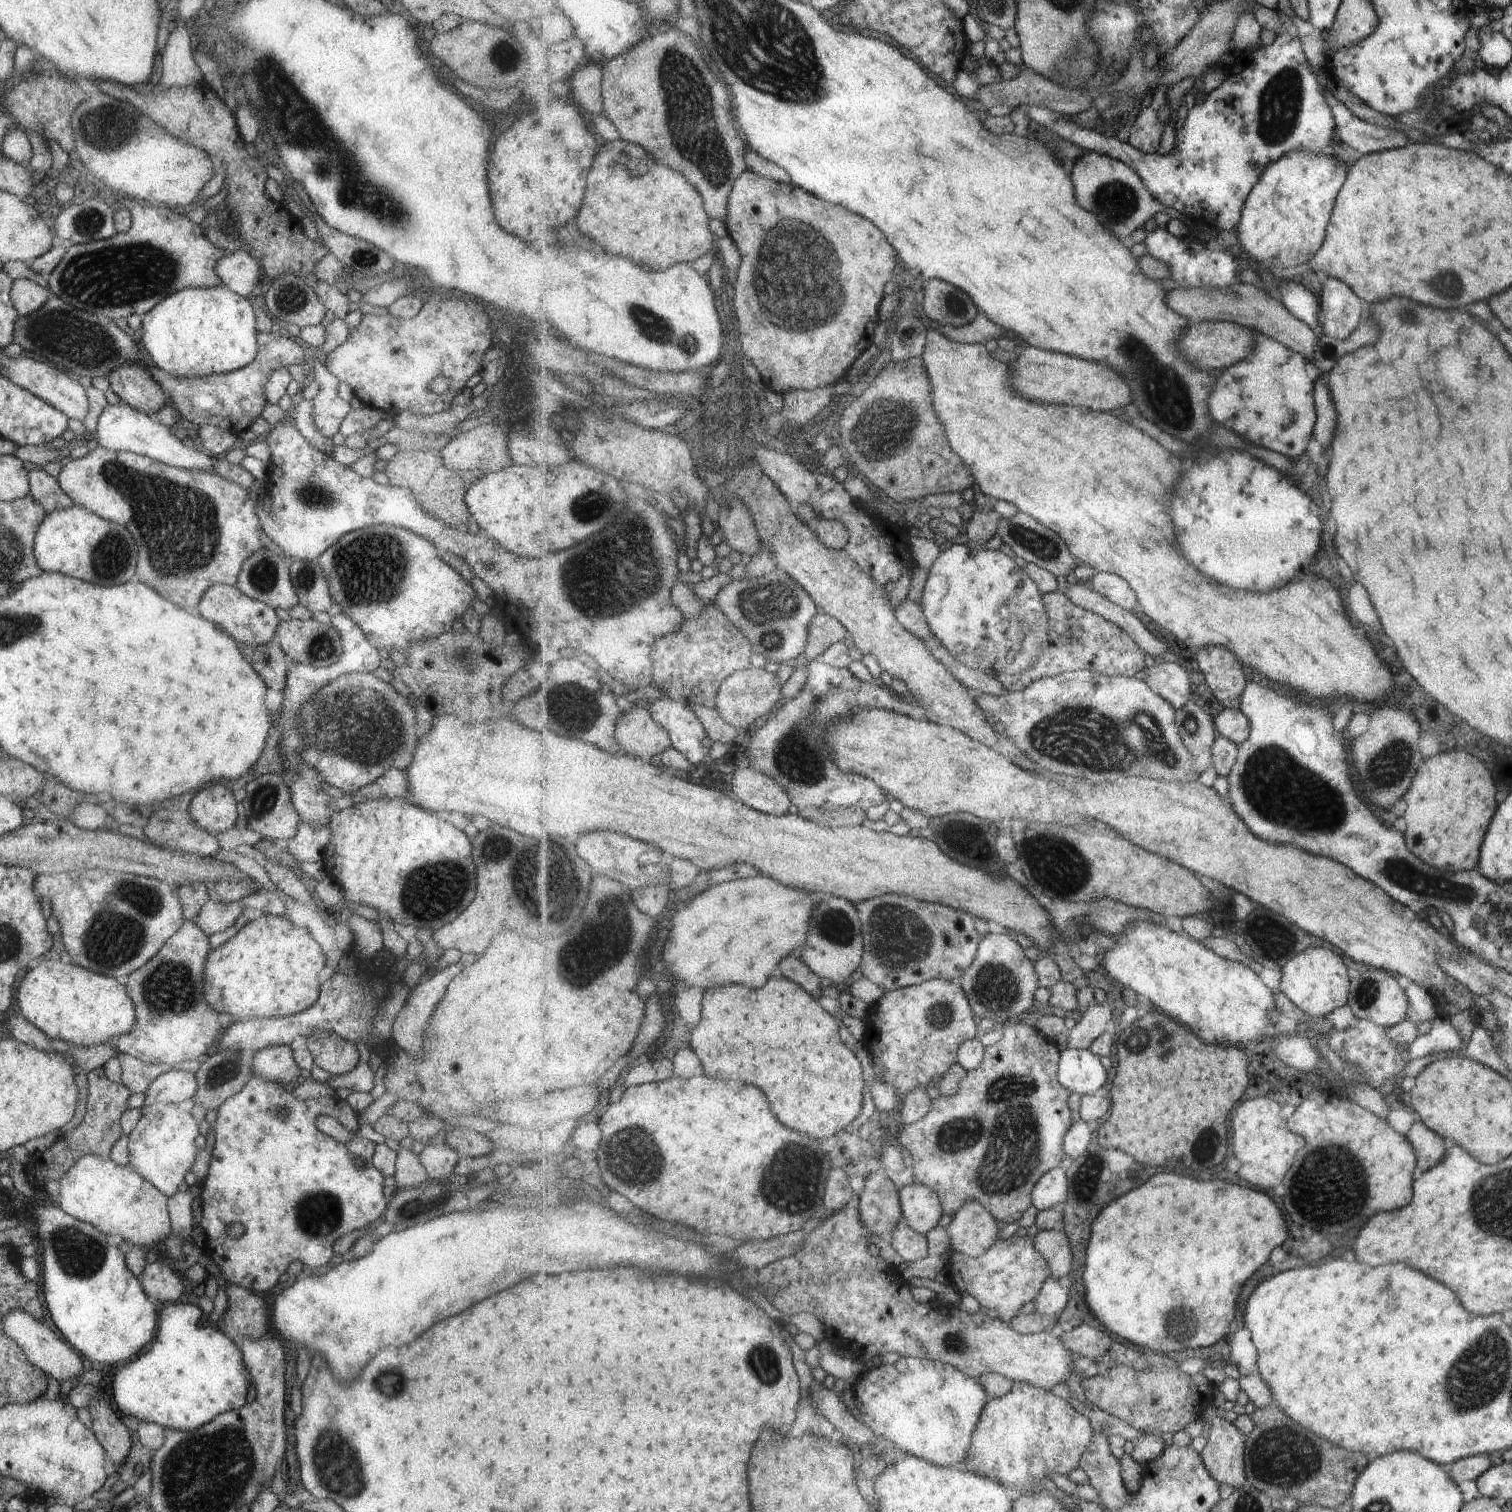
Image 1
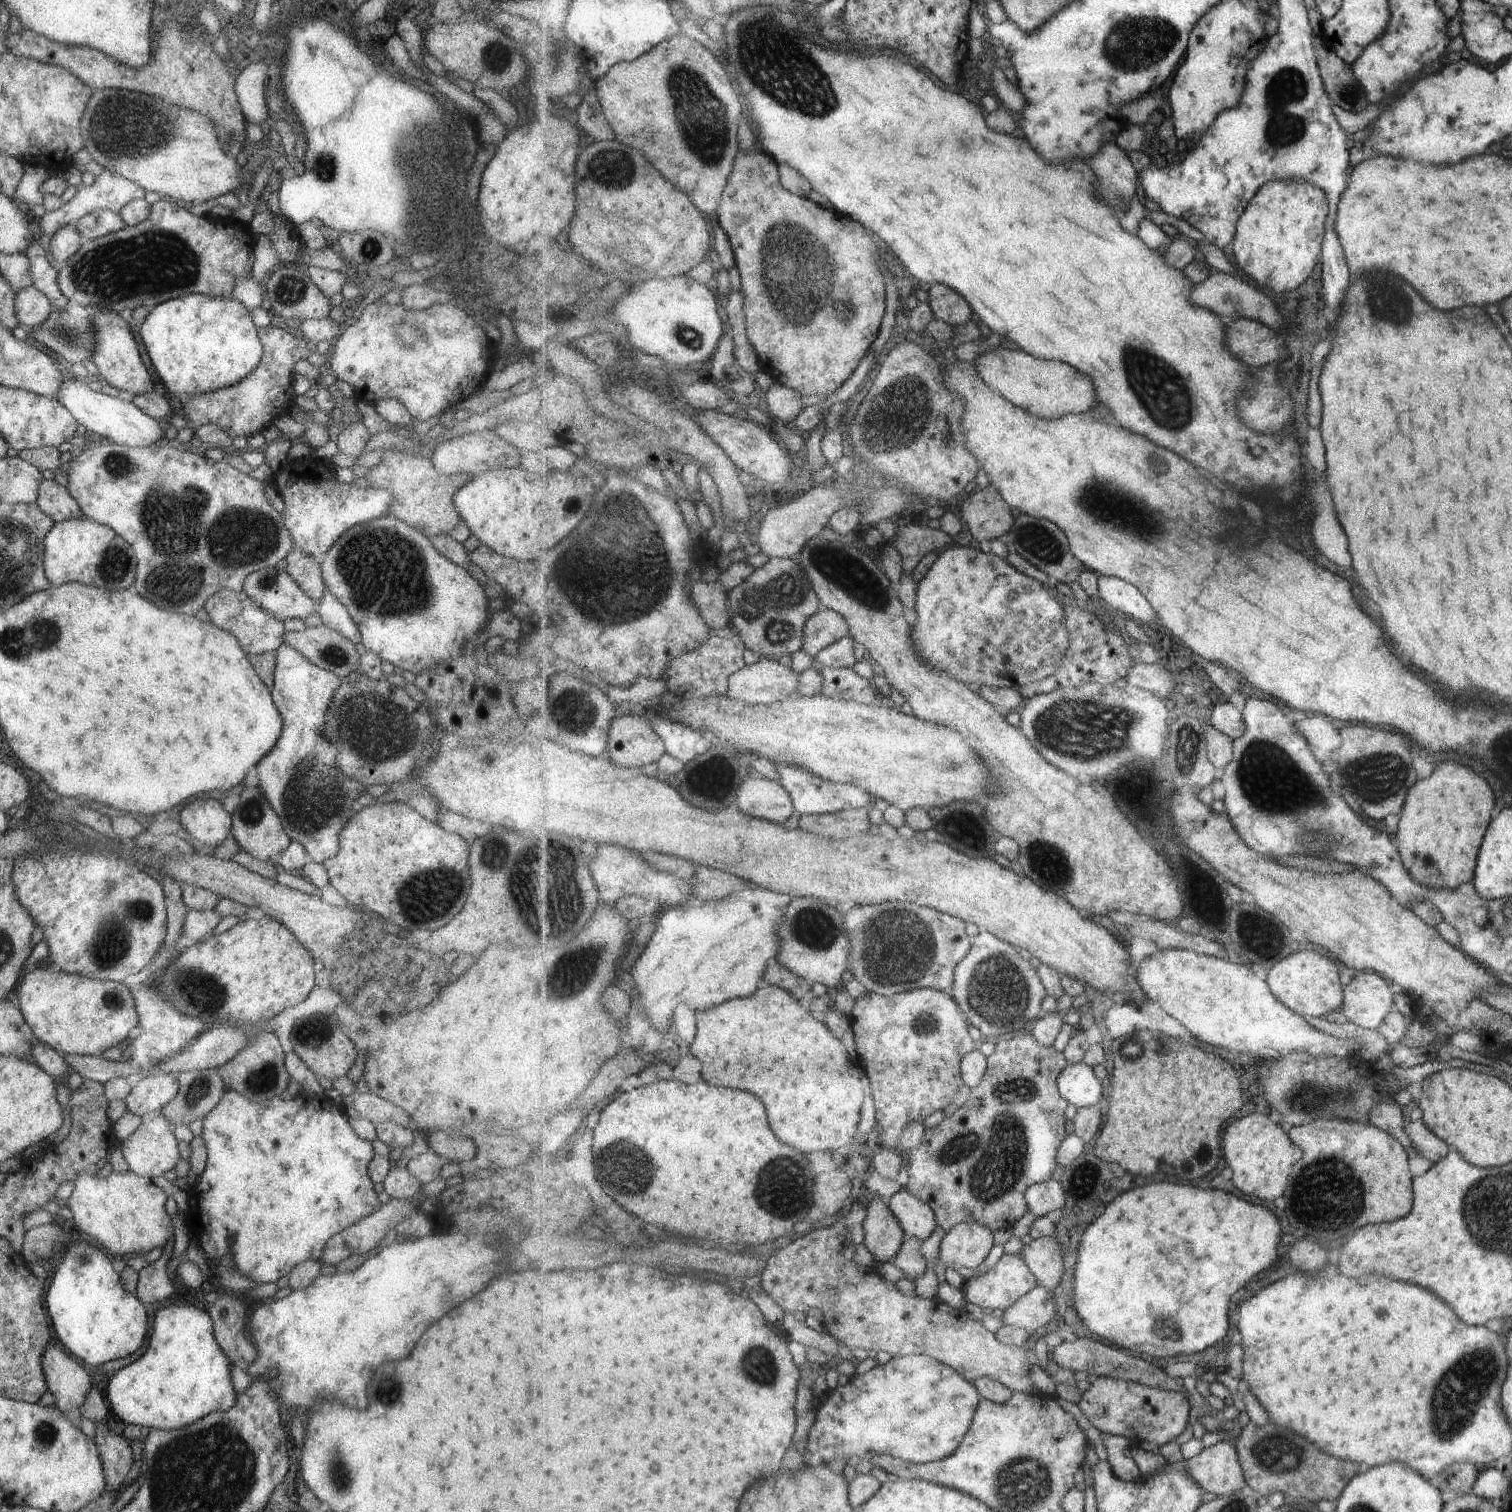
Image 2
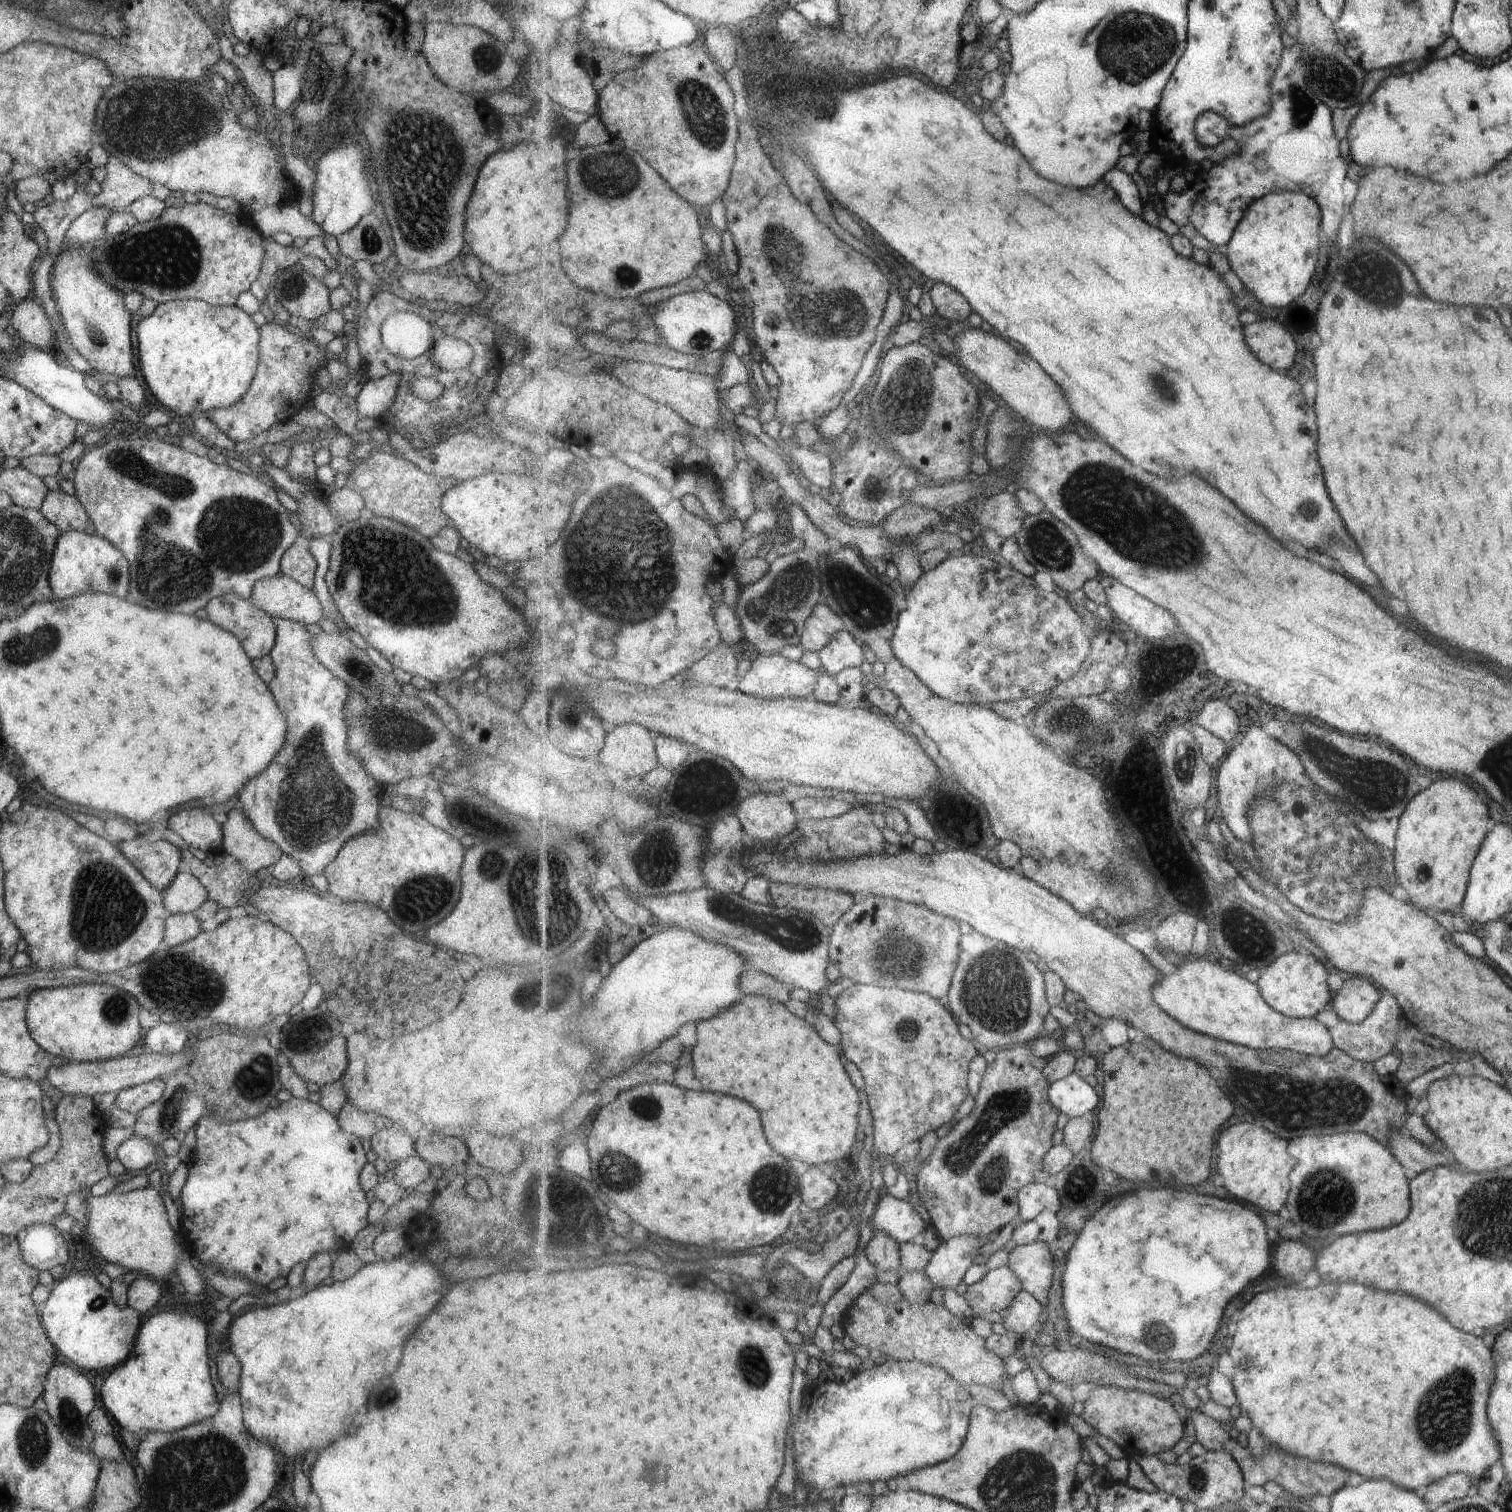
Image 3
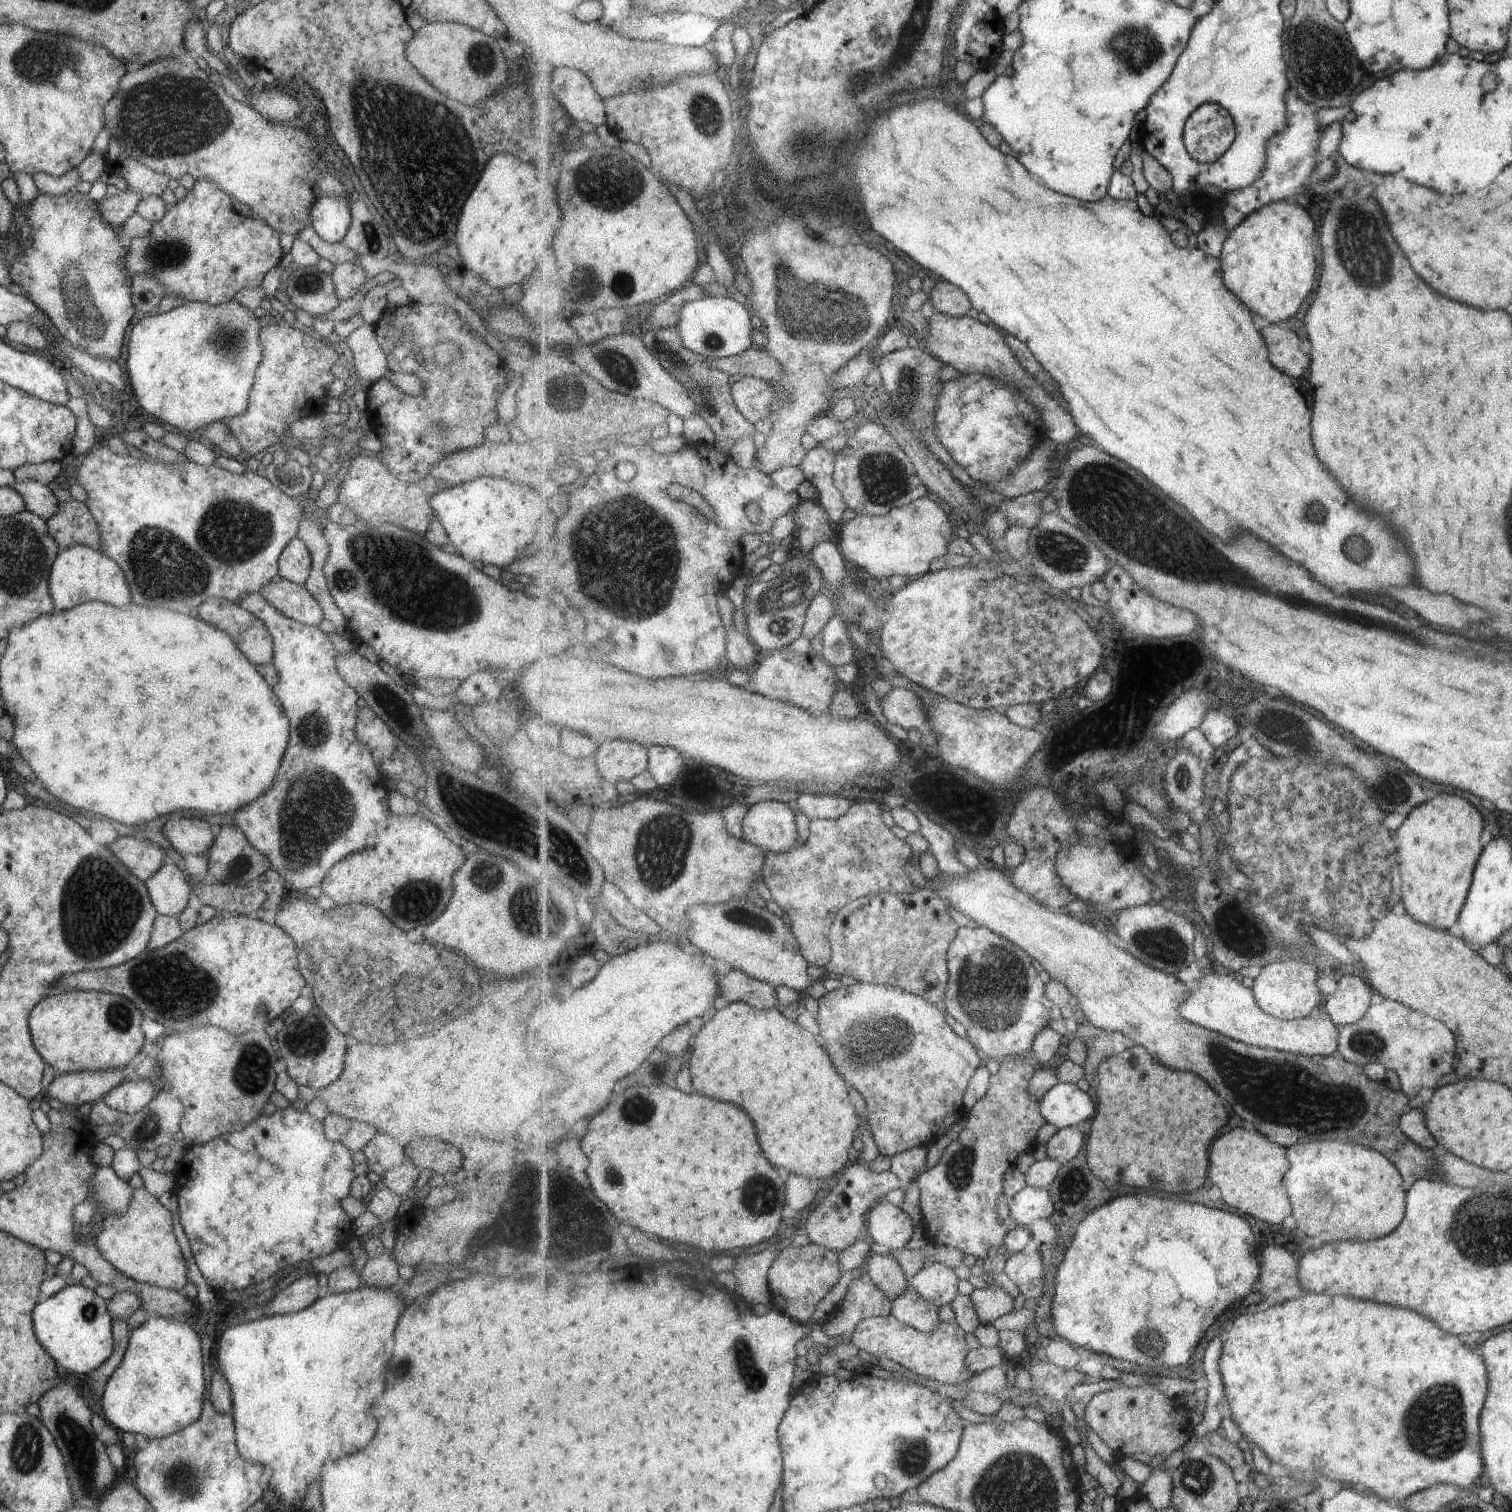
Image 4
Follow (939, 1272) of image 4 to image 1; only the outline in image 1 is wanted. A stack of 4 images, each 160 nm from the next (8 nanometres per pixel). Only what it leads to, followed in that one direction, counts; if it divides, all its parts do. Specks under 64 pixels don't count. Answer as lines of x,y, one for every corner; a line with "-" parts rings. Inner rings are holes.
970,1201
957,1212
949,1228
952,1249
981,1258
999,1238
997,1218
981,1202

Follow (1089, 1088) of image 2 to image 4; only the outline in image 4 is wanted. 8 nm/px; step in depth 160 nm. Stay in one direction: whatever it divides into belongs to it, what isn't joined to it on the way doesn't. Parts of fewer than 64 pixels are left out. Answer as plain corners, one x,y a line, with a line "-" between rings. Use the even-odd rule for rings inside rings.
1059,1083
1042,1098
1041,1114
1057,1130
1081,1127
1097,1112
1095,1102
1079,1086

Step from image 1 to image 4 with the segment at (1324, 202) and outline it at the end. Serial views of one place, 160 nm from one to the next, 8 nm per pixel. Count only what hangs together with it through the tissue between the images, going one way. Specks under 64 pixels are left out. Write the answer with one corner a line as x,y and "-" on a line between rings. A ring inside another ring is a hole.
1284,200
1271,203
1262,209
1251,213
1241,226
1233,229
1222,250
1220,261
1223,266
1223,280
1225,286
1243,300
1243,304
1257,316
1267,320
1271,325
1284,324
1291,320
1301,304
1313,290
1315,272
1317,272
1317,256
1313,248
1313,232
1315,224
1313,218
1295,203
1295,200

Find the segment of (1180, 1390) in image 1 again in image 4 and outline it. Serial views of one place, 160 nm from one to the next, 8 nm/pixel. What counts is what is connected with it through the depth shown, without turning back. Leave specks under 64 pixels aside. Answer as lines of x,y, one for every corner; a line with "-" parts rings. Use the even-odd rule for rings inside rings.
1121,1386
1096,1394
1086,1406
1085,1420
1113,1450
1119,1450
1125,1457
1141,1452
1166,1459
1187,1442
1194,1441
1195,1430
1187,1411
1178,1398
1167,1398
1156,1387

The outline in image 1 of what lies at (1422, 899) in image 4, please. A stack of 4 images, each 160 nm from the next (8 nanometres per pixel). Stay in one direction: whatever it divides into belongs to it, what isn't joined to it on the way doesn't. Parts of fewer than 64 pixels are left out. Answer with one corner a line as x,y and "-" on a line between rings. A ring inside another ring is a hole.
1449,750
1449,752
1429,758
1427,762
1423,762
1417,768
1409,790
1405,792
1407,806
1405,806
1402,816
1405,821
1405,831
1402,834
1407,850
1435,870
1463,872
1463,870
1476,869
1479,848
1497,806
1493,796
1495,796
1495,786
1493,786
1489,772
1477,758
1469,756
1467,752

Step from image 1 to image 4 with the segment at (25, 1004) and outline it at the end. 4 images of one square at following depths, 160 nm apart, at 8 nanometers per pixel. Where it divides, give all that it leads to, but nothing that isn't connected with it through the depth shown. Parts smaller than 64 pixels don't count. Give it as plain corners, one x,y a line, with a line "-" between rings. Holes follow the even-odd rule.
65,990
40,997
28,1016
30,1039
35,1050
45,1063
52,1066
55,1075
76,1073
77,1071
96,1071
123,1069
144,1043
143,1032
139,1027
143,1020
141,1011
127,998
101,991

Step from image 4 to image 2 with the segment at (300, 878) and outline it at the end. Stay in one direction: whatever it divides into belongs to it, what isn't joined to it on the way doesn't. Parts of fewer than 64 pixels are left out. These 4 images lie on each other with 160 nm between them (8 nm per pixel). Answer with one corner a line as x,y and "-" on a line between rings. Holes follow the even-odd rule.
285,642
275,652
277,660
270,696
281,720
281,731
271,750
257,762
255,778
257,786
261,788
261,794
265,794
265,800
269,800
269,806
273,806
273,812
277,814
277,818
281,818
283,832
289,836
289,841
305,846
303,850
307,850
312,862
324,863
325,858
330,858
338,852
338,835
347,818
354,814
356,806
353,806
353,800
363,793
364,788
364,785
337,770
335,747
321,736
321,732
324,732
329,698
344,679
333,672
309,664
301,654
297,654
297,650
293,650

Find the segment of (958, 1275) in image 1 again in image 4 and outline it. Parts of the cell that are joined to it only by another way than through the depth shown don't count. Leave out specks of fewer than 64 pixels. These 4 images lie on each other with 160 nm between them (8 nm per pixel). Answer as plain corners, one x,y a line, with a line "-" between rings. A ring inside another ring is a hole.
999,1286
974,1289
970,1295
983,1324
993,1324
998,1318
1013,1312
1015,1308
1014,1297

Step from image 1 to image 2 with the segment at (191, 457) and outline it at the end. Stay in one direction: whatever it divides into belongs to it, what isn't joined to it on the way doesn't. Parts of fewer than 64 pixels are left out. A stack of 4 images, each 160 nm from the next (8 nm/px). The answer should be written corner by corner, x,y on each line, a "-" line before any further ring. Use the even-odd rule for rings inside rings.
65,375
65,386
59,384
57,390
57,401
65,406
66,410
78,424
85,427
87,432
97,433
99,436
109,440
109,443
127,447
155,446
163,434
157,420
143,414
133,402
119,400
94,392
87,386
87,380

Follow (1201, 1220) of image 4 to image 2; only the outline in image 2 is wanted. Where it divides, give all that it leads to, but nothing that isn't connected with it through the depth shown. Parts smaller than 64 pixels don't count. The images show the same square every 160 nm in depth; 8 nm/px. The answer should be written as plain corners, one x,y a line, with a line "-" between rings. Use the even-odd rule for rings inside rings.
1167,1182
1147,1184
1143,1188
1135,1188
1131,1192
1121,1194
1117,1200
1113,1200
1107,1206
1107,1212
1097,1222
1093,1222
1083,1236
1074,1272
1073,1302
1077,1308
1076,1313
1093,1333
1110,1343
1117,1344
1128,1352
1145,1353
1156,1359
1167,1356
1174,1357
1177,1354
1203,1352
1227,1336
1229,1326
1231,1326
1231,1320
1229,1320
1231,1298
1241,1288
1245,1288
1249,1284
1249,1280
1253,1280
1259,1272
1269,1270
1275,1264
1275,1260
1279,1256
1279,1252
1277,1252
1279,1240
1281,1240
1281,1224
1273,1212
1269,1212
1261,1204
1249,1204
1247,1200
1241,1200
1233,1194
1223,1192
1223,1190
1203,1190
1203,1188
1197,1188
1191,1184
1173,1184
1173,1182
1171,1184
1167,1184

